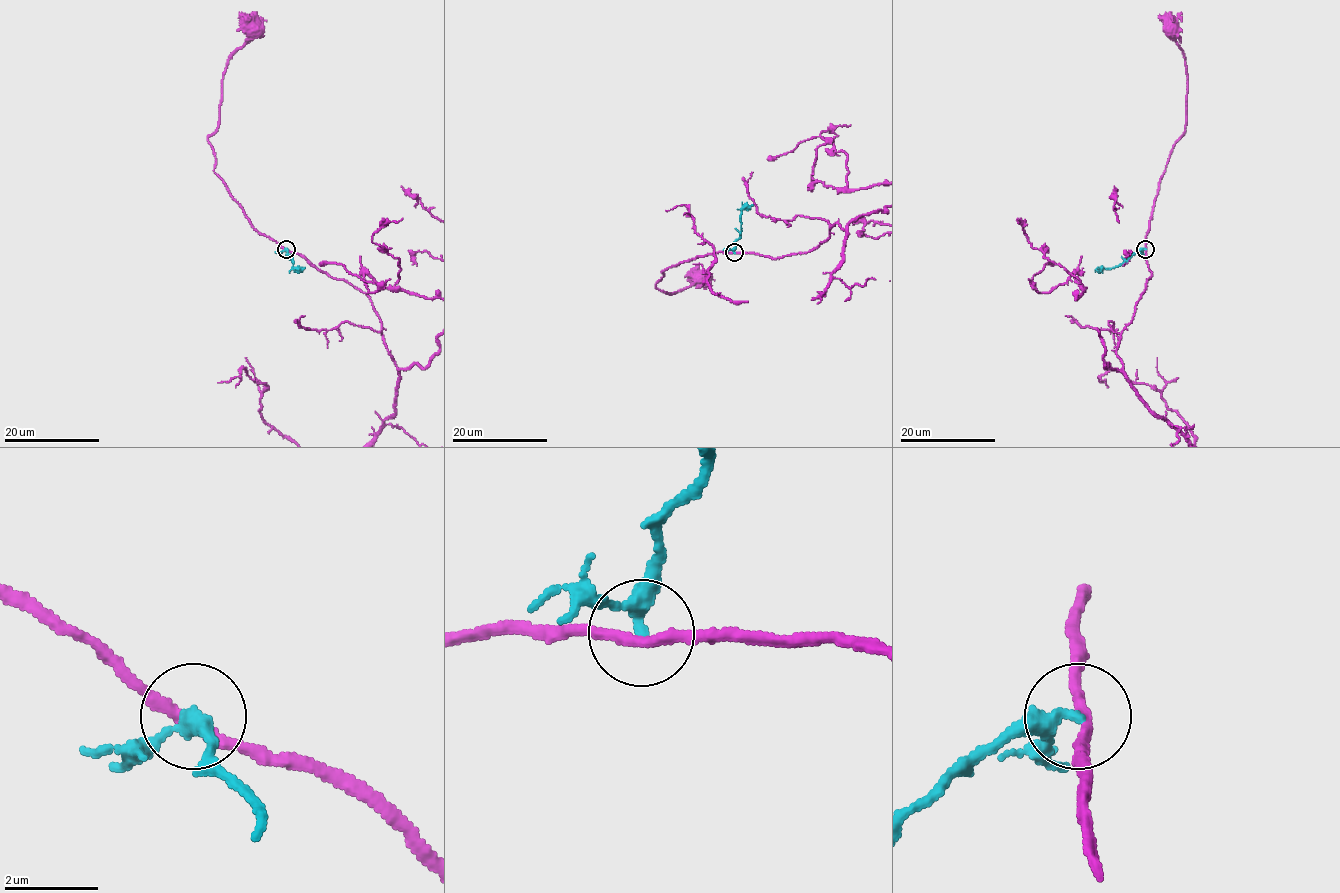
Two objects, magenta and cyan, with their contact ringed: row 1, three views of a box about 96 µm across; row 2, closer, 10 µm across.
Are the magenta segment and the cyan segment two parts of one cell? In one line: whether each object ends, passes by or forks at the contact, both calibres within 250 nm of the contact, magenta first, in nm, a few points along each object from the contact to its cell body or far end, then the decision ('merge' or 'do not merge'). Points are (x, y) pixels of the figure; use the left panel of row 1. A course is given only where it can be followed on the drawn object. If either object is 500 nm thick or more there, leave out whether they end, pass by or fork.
magenta passes by | cyan passes by | 240/280 nm | magenta via (285, 249), (259, 233), (214, 171), (215, 155), (208, 138), (218, 126), (225, 68), (253, 28) | cyan via (285, 249), (293, 258), (293, 268), (305, 267) | do not merge

